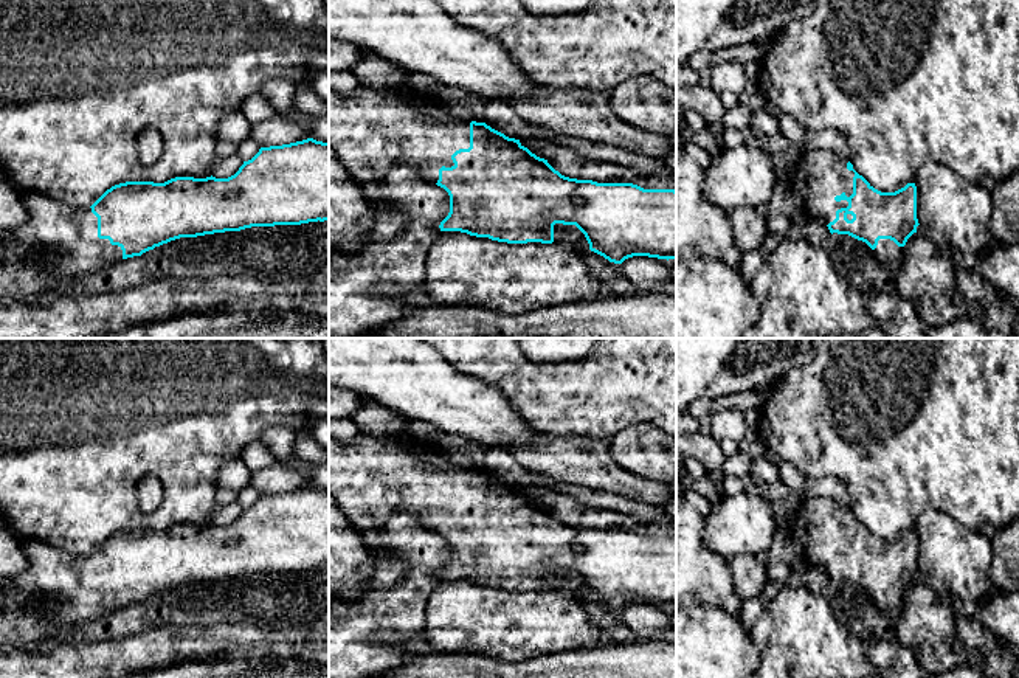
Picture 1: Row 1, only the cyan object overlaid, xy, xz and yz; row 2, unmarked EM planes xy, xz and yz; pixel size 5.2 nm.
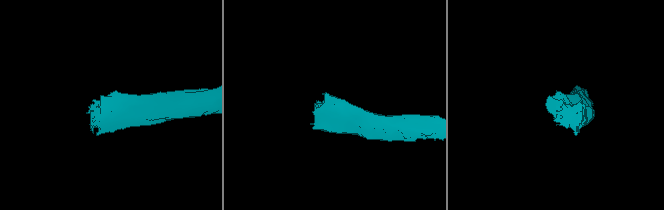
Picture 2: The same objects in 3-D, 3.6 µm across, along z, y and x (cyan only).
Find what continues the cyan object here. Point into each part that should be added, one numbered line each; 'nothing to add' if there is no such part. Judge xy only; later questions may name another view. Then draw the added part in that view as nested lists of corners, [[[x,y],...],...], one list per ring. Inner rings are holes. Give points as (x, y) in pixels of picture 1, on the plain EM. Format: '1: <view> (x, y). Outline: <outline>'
1: xy (58, 584). Outline: [[[22,540],[28,568],[0,580],[0,608],[36,611],[60,625],[101,619],[123,607],[123,597],[98,585],[92,555],[78,555],[39,540]]]

